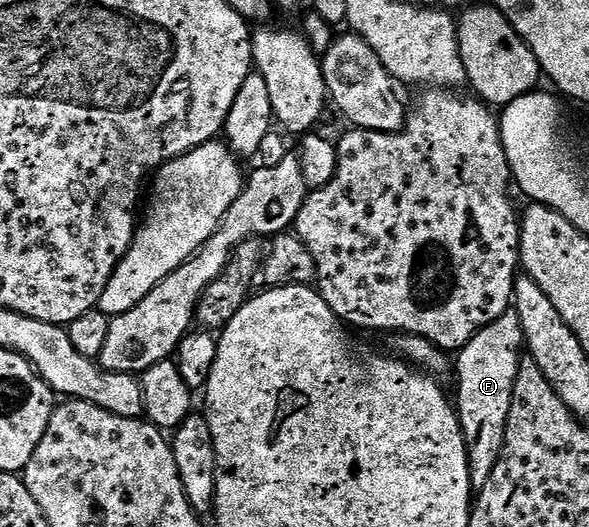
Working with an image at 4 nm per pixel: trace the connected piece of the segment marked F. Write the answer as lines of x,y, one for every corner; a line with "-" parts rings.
515,314
497,317
481,329
459,352
453,371
459,374
457,410
459,424
465,437
471,486
478,489
493,477
493,469
503,452
505,429
509,421
509,405
513,401
513,385
517,381
519,363
525,358
521,321

